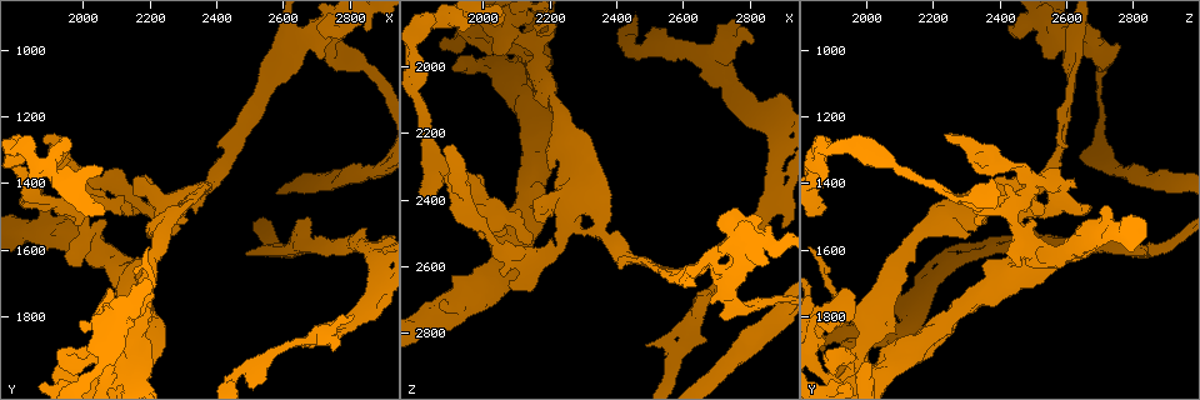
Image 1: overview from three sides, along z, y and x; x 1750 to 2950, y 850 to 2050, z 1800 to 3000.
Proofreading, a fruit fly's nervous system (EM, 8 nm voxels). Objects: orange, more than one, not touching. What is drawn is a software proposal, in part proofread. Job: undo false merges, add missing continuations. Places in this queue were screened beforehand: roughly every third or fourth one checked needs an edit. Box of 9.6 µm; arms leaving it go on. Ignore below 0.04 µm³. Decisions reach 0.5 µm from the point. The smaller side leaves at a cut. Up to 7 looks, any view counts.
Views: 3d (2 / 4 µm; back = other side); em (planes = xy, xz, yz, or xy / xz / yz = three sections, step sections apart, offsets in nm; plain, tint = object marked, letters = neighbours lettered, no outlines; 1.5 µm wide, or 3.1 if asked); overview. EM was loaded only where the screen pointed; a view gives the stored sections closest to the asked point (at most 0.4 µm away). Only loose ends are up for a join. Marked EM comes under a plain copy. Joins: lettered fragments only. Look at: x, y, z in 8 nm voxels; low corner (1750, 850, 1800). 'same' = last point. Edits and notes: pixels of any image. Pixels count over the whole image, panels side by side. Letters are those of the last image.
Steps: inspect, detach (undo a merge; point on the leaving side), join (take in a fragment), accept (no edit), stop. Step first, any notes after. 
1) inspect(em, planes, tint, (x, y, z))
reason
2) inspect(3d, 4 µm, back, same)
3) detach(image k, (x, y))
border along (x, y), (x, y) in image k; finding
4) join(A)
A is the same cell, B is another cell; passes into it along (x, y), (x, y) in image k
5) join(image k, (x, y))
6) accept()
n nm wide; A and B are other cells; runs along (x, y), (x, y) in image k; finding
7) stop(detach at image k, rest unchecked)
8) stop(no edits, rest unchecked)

inspect(3d, 2 µm, (2440, 1990, 1950))
sharp bend

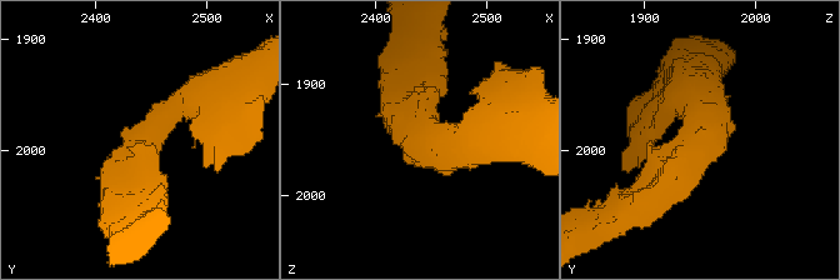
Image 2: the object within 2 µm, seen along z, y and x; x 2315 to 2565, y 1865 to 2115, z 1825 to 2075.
inspect(em, planes, letters, (2442, 1992, 1946))
arms of 220, 220 nm; now the EM

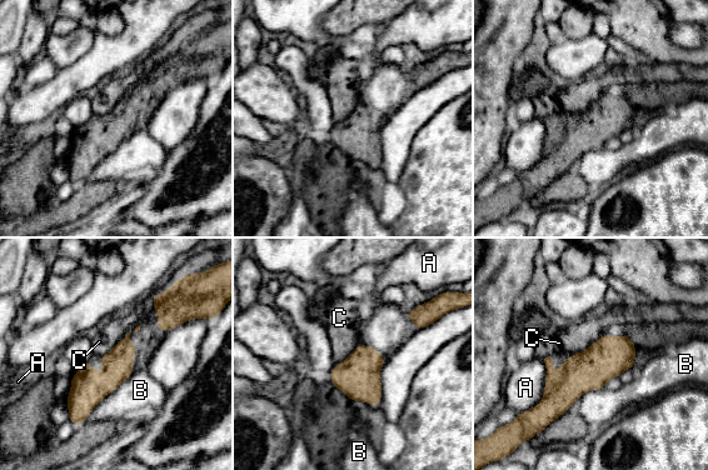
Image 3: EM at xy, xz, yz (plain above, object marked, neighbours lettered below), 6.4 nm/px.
accept()
190 nm wide; A, B and C are other cells; one neuron here

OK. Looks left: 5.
inspect(3d, 2 µm, (2080, 1790, 1900))

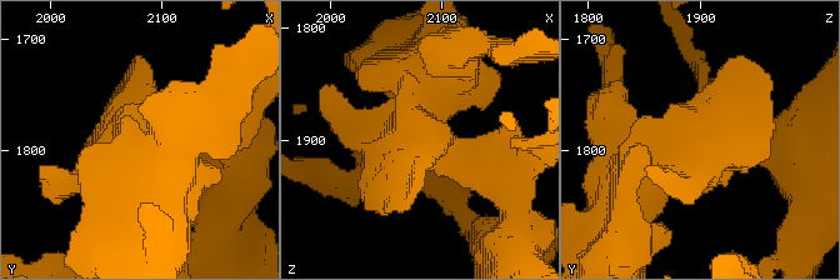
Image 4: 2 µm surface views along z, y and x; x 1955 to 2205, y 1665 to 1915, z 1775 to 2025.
inspect(em, planes, letters, (2088, 1794, 1906))

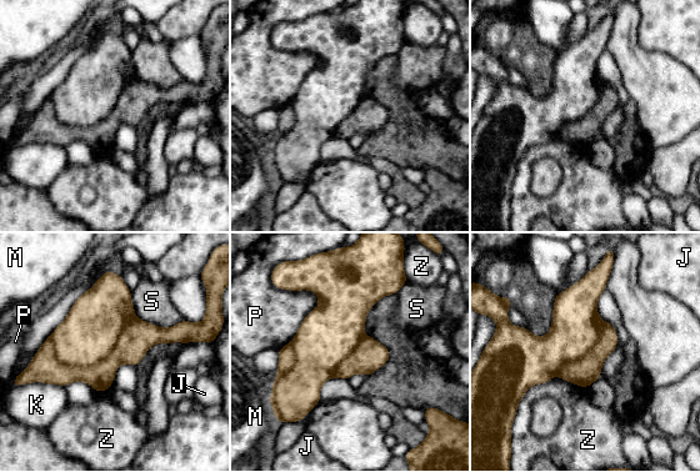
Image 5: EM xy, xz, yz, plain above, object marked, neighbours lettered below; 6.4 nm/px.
detach(image 5, (100, 376))
400 nm wide; J, K, M, P, S and Z are other cells; the part that leaves runs along (184, 324), (101, 372), (39, 360) in image 5; two neurons meet here

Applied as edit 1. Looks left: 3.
stop(detach at image 5, rest unchecked)

